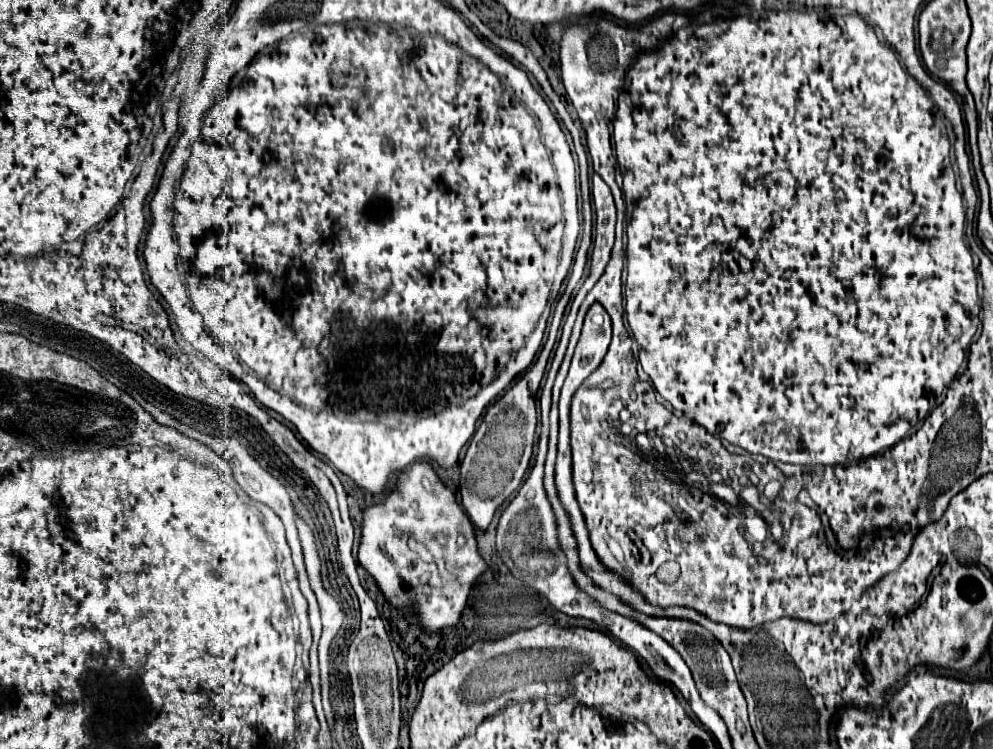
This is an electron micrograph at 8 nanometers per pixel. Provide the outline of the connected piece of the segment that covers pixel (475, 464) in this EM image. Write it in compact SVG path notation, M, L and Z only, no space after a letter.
M544 346L537 362L495 402L487 408L481 426L473 434L469 442L469 450L461 464L461 502L471 522L485 530L497 510L523 482L523 476L529 468L533 446L535 446L535 428L537 428L537 410L535 410L535 394L539 390L547 360L551 354L551 346Z

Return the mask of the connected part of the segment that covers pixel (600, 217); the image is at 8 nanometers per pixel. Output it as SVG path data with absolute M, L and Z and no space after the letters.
M597 174L593 176L593 200L595 200L595 238L593 238L593 252L591 252L591 272L573 300L571 314L577 314L583 298L595 286L595 282L601 278L601 274L609 262L613 240L615 240L613 196L611 196L609 186L605 186L605 182L601 178L597 178Z

